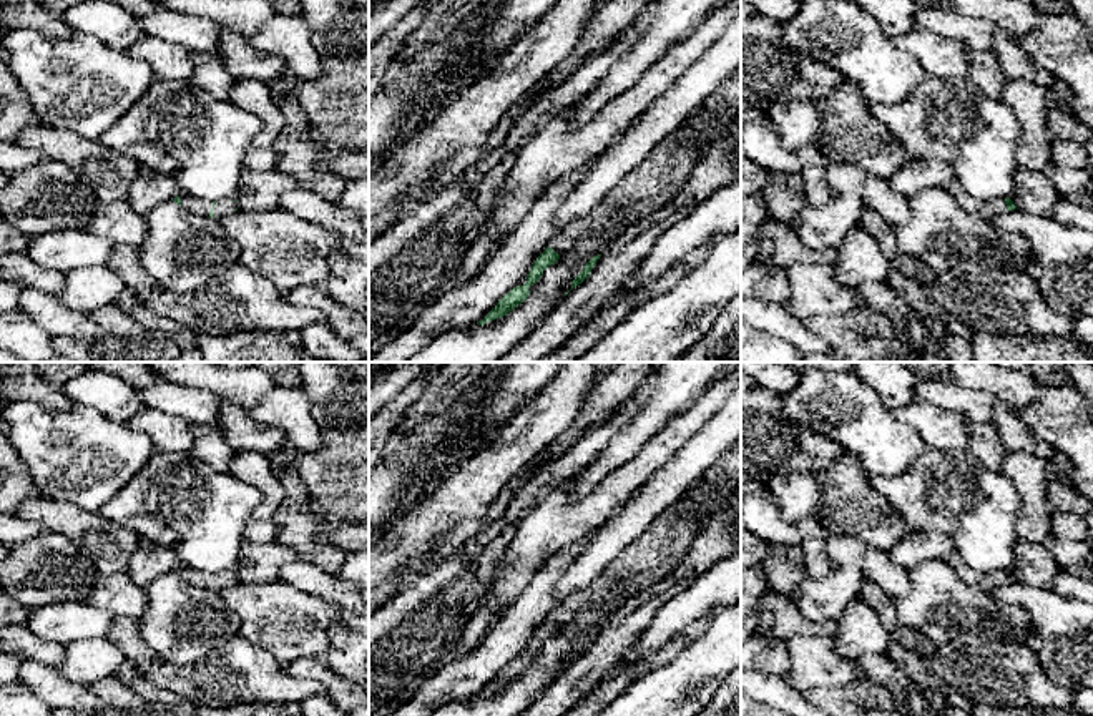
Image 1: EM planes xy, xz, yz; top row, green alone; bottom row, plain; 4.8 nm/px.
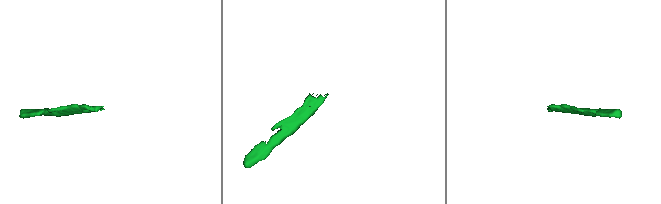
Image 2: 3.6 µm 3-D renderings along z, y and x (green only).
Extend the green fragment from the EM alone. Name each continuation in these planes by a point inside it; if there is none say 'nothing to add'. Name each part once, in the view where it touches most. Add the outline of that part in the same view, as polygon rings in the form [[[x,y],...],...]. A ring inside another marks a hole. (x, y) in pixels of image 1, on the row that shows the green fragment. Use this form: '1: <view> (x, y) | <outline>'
1: xy (191, 203) | [[[179,194],[179,199],[181,206],[186,208],[188,211],[203,216],[209,216],[213,213],[214,219],[219,219],[236,211],[236,203],[233,199],[219,199],[214,203],[191,194]]]

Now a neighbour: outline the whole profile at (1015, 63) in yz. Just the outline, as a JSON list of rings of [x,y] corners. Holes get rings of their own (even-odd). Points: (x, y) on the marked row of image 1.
[[[1003,30],[995,32],[990,51],[1008,80],[1025,80],[1045,88],[1053,86],[1056,81],[1048,70],[1032,60],[1018,38],[1007,35]]]

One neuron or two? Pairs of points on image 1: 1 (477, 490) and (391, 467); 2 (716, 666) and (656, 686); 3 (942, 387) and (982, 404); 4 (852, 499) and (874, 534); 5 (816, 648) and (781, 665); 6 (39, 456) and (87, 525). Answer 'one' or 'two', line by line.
1: two
2: one
3: one
4: one
5: two
6: two

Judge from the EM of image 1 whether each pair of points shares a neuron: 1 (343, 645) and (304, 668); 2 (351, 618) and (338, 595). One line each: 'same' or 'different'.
1: different
2: same

